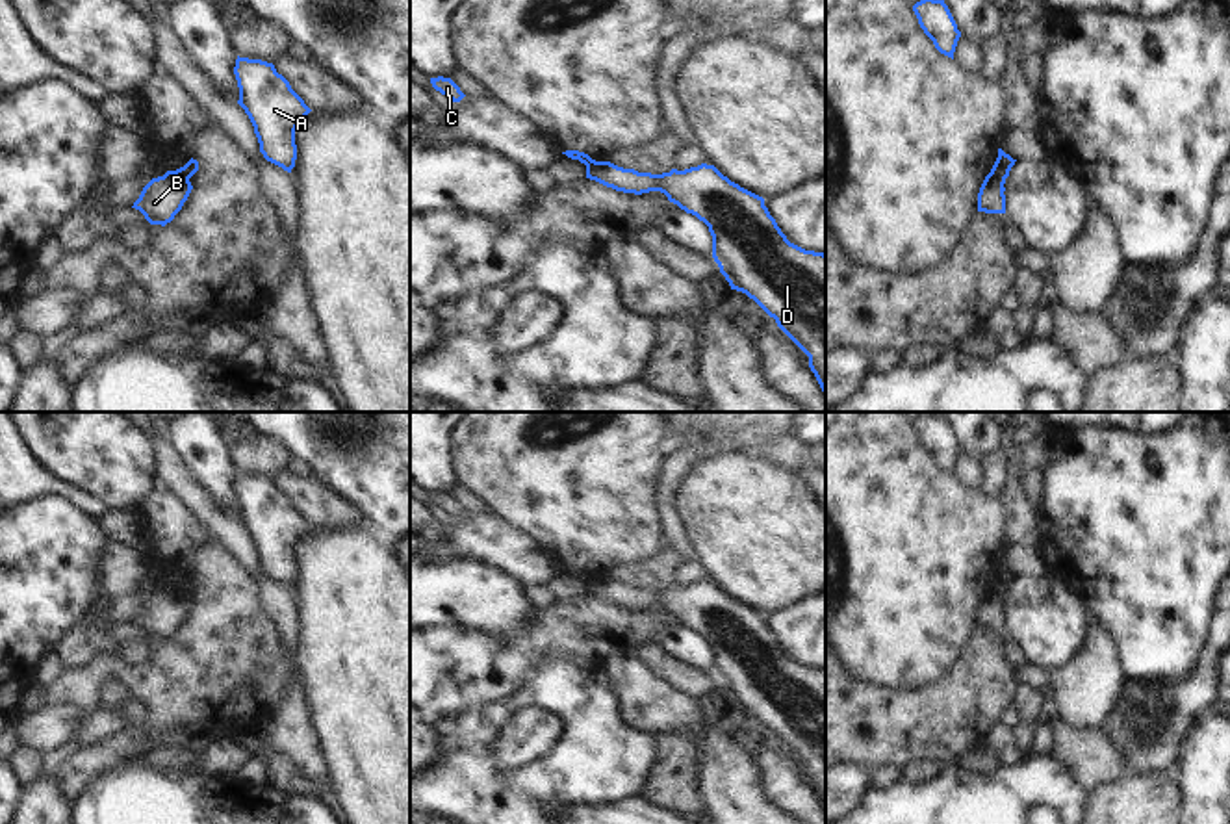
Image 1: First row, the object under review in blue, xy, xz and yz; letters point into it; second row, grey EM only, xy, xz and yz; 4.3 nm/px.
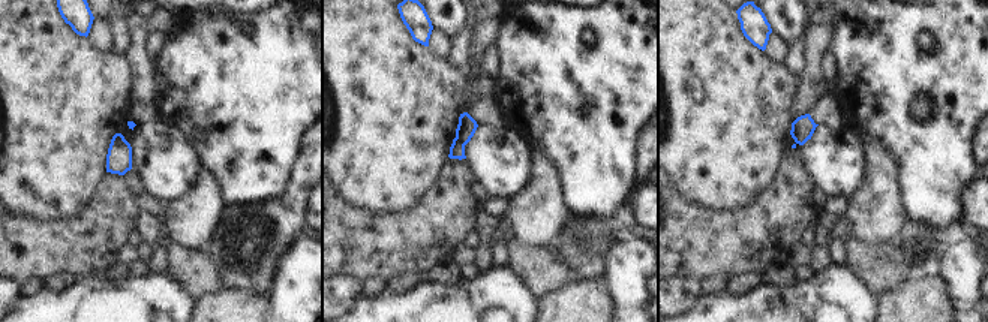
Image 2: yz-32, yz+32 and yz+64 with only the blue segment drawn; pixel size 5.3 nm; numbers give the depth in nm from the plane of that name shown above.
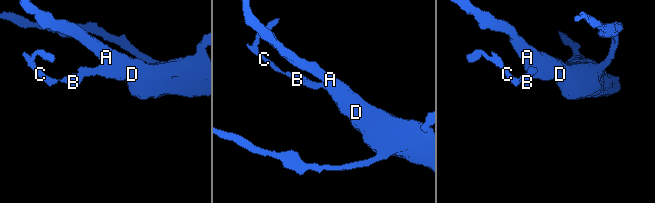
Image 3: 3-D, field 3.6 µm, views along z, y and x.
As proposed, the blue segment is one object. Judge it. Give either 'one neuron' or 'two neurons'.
two neurons

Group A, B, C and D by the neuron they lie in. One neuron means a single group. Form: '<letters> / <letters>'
A D / B C

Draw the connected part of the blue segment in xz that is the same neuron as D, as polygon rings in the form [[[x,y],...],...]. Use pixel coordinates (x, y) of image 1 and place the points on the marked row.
[[[594,161],[586,178],[623,193],[660,191],[703,221],[731,290],[753,299],[809,356],[826,395],[826,254],[790,243],[762,197],[707,163],[651,174]]]

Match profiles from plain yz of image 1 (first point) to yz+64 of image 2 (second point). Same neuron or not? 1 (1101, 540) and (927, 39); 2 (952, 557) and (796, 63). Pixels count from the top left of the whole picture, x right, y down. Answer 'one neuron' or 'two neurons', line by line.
1: two neurons
2: two neurons

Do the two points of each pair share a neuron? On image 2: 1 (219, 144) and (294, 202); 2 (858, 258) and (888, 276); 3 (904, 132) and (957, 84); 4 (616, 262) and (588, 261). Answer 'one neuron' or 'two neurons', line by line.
1: two neurons
2: one neuron
3: one neuron
4: two neurons

